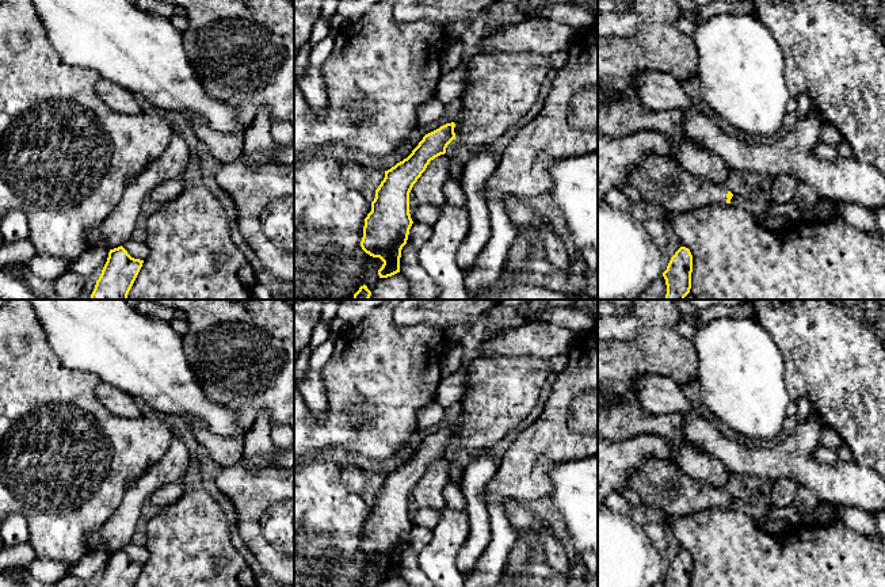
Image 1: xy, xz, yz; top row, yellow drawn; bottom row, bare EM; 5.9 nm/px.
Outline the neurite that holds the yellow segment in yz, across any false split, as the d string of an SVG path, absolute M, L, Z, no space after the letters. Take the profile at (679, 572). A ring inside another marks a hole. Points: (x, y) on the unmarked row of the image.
M680 550L671 561L663 576L665 587L691 587L693 559L688 552Z

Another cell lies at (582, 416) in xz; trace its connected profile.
M598 388L576 397L568 408L567 423L573 432L598 432Z

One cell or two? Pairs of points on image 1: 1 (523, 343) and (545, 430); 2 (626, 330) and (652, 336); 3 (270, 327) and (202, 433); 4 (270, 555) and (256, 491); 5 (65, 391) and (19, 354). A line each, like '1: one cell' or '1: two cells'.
1: two cells
2: two cells
3: one cell
4: one cell
5: one cell

